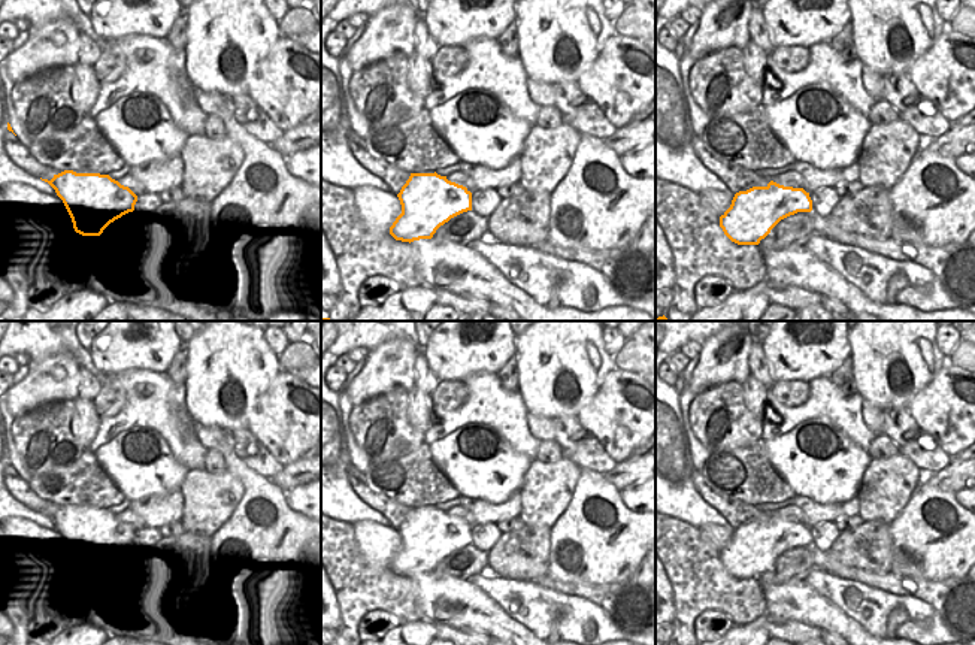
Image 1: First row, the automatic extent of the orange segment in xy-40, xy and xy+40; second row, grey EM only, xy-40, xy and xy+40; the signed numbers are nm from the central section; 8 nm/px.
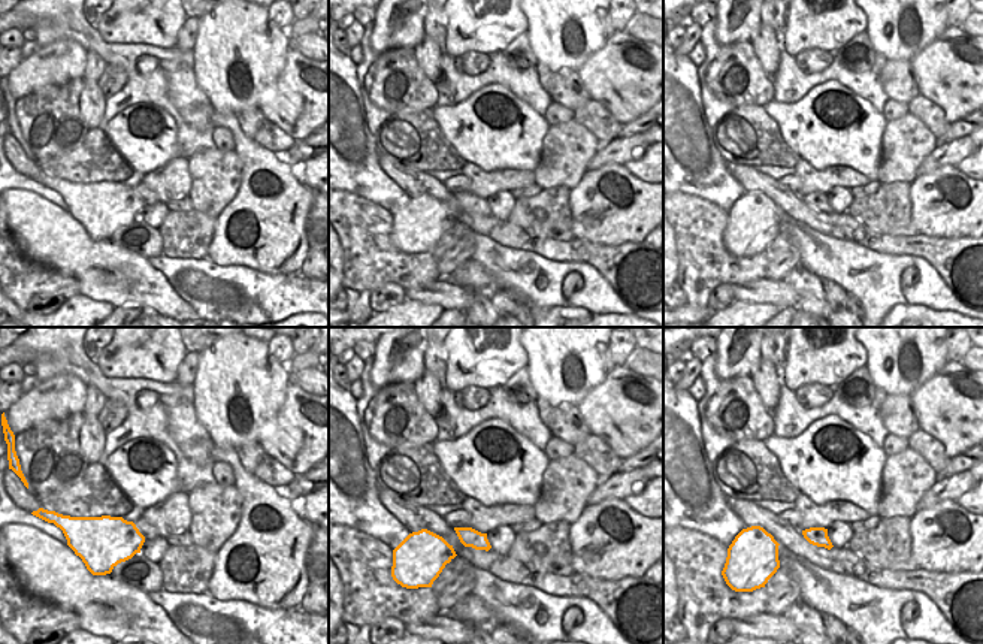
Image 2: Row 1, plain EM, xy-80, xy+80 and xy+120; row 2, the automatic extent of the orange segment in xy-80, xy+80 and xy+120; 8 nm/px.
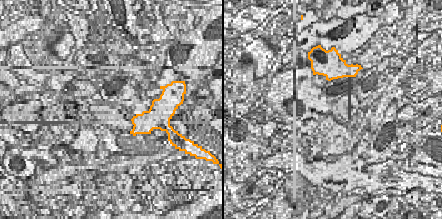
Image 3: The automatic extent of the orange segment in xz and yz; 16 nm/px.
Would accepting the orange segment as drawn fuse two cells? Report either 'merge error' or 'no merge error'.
no merge error

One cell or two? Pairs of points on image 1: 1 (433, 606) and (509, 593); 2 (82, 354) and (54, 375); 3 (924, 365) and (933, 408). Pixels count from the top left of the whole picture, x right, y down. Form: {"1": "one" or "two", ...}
{"1": "two", "2": "two", "3": "two"}

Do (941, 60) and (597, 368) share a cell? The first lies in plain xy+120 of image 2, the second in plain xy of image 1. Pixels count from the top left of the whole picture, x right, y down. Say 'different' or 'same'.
different

